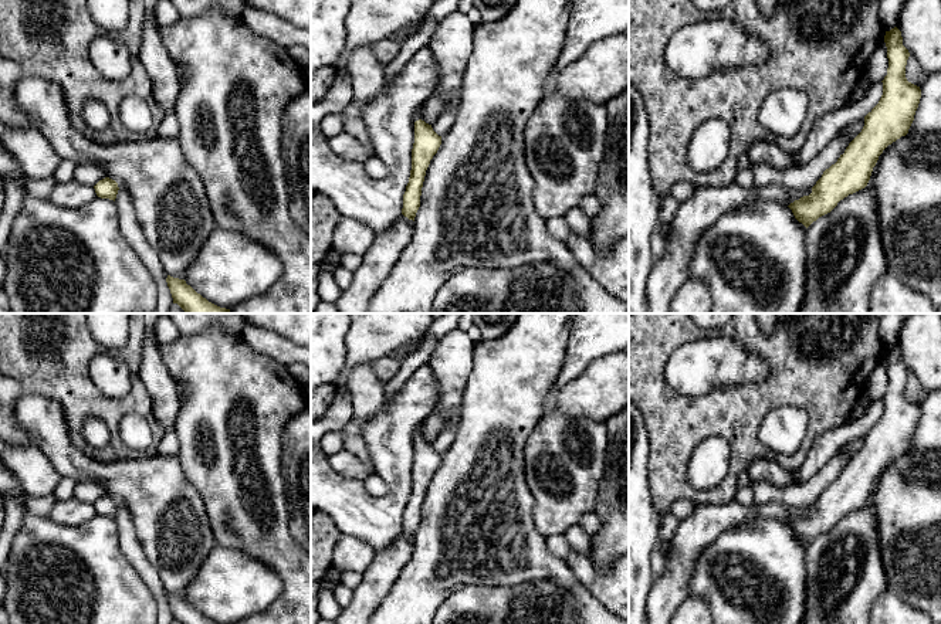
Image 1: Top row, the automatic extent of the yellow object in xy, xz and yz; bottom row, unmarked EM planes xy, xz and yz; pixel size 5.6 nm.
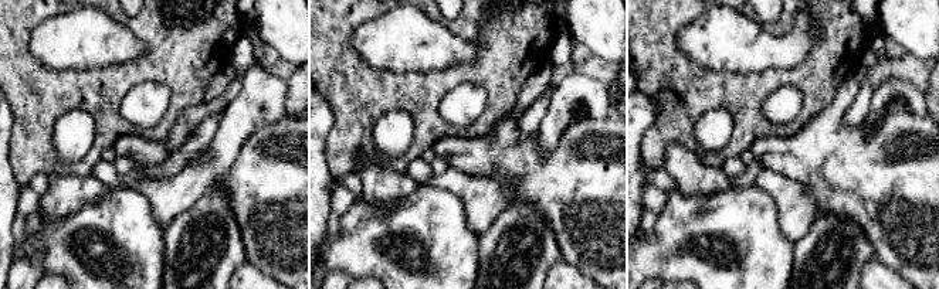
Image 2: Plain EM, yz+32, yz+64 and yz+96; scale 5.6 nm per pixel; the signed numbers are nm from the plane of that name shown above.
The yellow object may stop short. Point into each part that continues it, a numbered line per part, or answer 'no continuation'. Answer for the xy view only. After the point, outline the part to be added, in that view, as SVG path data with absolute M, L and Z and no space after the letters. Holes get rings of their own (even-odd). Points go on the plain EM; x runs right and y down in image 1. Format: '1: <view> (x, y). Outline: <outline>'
no continuation

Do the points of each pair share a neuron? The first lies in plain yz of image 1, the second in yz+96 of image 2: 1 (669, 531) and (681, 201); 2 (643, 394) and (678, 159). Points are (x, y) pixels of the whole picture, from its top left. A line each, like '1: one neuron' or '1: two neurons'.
1: two neurons
2: two neurons

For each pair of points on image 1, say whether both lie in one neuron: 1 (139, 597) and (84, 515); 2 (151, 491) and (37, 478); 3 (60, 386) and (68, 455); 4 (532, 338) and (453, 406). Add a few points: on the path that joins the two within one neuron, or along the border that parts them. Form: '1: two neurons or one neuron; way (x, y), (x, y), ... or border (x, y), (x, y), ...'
1: two neurons; border (97, 514), (80, 525), (60, 525), (56, 522)
2: two neurons; border (40, 450), (63, 475)
3: two neurons; border (34, 393), (61, 407), (74, 443)
4: two neurons; border (473, 363), (466, 385), (464, 406), (456, 428)

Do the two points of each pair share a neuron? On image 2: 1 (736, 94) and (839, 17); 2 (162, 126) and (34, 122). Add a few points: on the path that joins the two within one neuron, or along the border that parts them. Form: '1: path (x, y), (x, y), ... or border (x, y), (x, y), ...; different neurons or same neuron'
1: path (768, 81), (776, 77), (802, 77), (830, 48); same neuron
2: path (131, 129), (117, 125), (95, 104), (65, 104); same neuron

